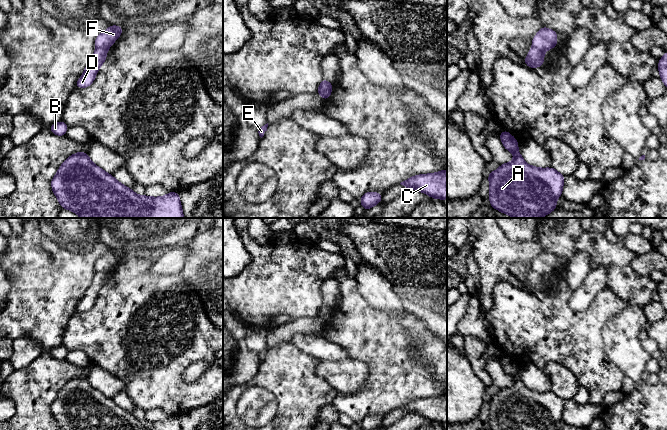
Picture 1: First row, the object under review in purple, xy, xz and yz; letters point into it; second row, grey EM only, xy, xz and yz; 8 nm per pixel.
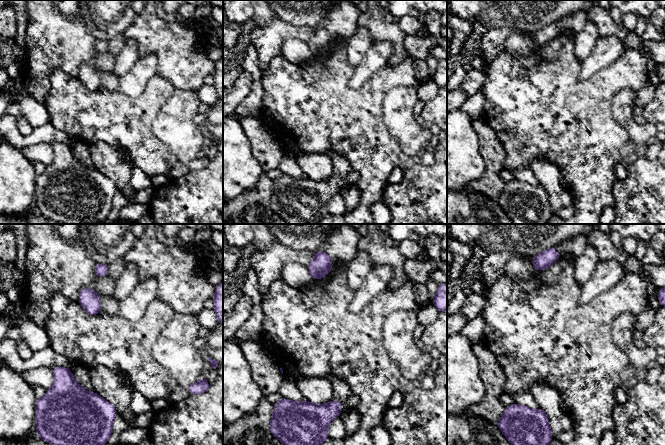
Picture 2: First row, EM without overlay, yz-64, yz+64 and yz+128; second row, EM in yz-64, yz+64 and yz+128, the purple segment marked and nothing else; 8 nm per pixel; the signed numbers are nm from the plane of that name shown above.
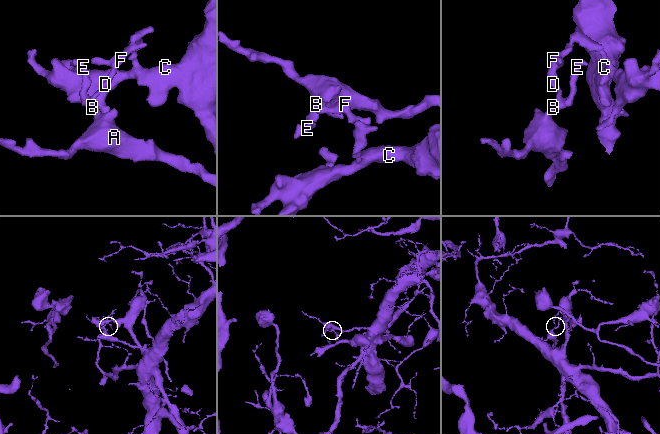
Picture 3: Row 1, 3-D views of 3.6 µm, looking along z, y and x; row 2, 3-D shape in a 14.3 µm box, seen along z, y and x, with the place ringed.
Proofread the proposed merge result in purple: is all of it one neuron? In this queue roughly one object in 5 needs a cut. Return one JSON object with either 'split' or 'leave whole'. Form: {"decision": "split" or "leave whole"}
{"decision": "split"}

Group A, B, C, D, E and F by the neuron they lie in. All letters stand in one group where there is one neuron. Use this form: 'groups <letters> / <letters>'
groups A B D E / C F

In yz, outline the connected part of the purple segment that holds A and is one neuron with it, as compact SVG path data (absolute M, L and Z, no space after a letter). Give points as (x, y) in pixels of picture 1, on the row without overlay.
M505 354L499 360L504 372L514 378L514 384L487 397L490 429L557 430L565 400L552 391L528 389L518 375L517 363Z

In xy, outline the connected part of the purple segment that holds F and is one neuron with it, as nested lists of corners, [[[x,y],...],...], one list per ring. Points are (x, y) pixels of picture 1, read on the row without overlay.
[[[110,249],[107,254],[103,255],[96,261],[96,272],[108,274],[123,255],[124,253],[121,250]]]

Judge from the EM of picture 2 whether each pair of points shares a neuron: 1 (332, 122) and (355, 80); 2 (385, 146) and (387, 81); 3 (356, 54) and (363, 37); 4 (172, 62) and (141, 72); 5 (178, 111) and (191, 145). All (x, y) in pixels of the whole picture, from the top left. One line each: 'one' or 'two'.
1: two
2: one
3: one
4: two
5: one

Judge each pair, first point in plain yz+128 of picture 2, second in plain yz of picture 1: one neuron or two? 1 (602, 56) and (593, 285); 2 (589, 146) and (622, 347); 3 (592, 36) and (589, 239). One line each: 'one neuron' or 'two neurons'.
1: one neuron
2: two neurons
3: two neurons

